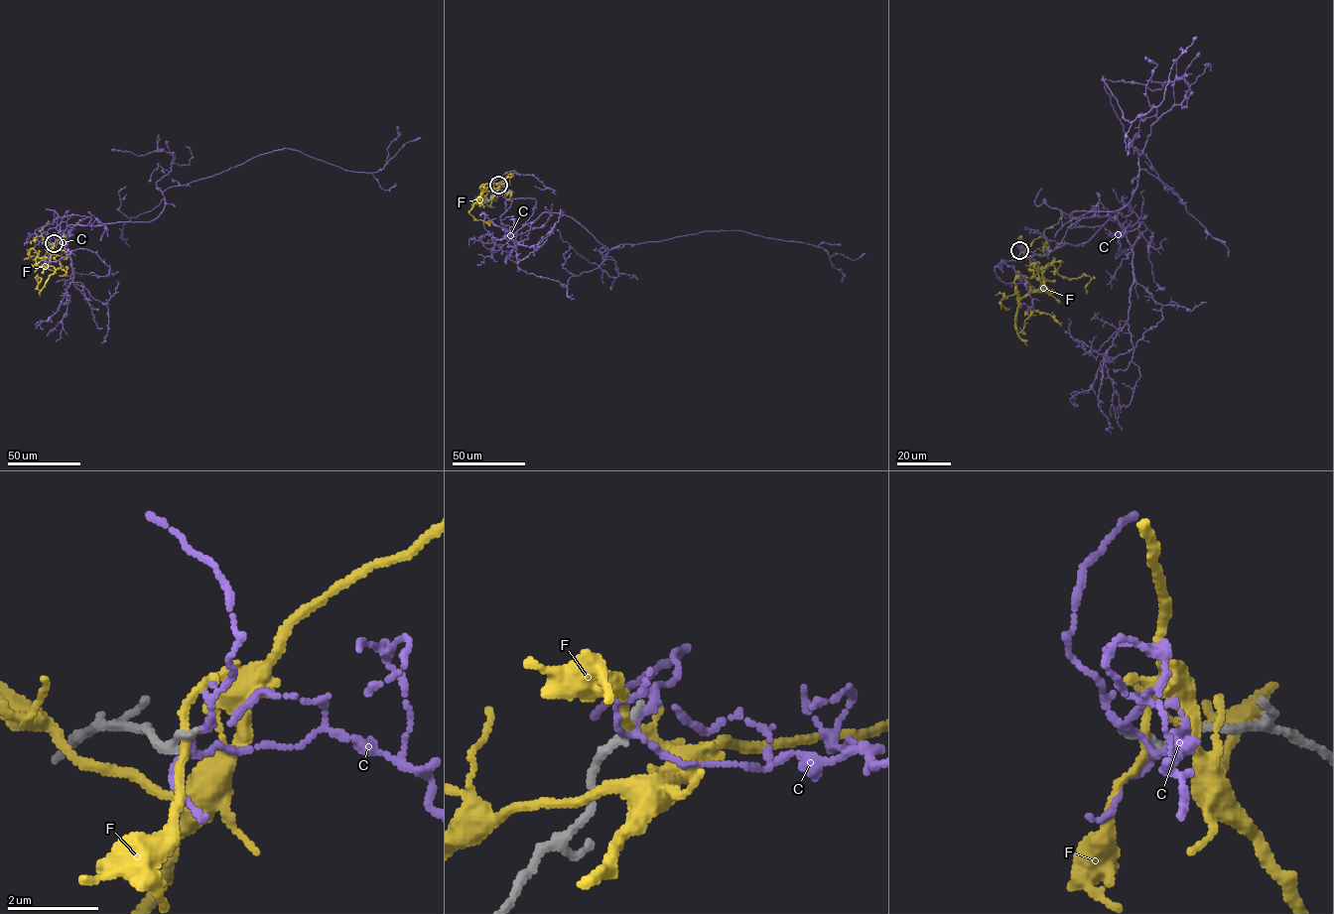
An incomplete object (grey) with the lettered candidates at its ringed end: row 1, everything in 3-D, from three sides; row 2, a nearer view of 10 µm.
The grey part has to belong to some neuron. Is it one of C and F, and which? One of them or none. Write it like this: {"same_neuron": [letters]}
{"same_neuron": []}

